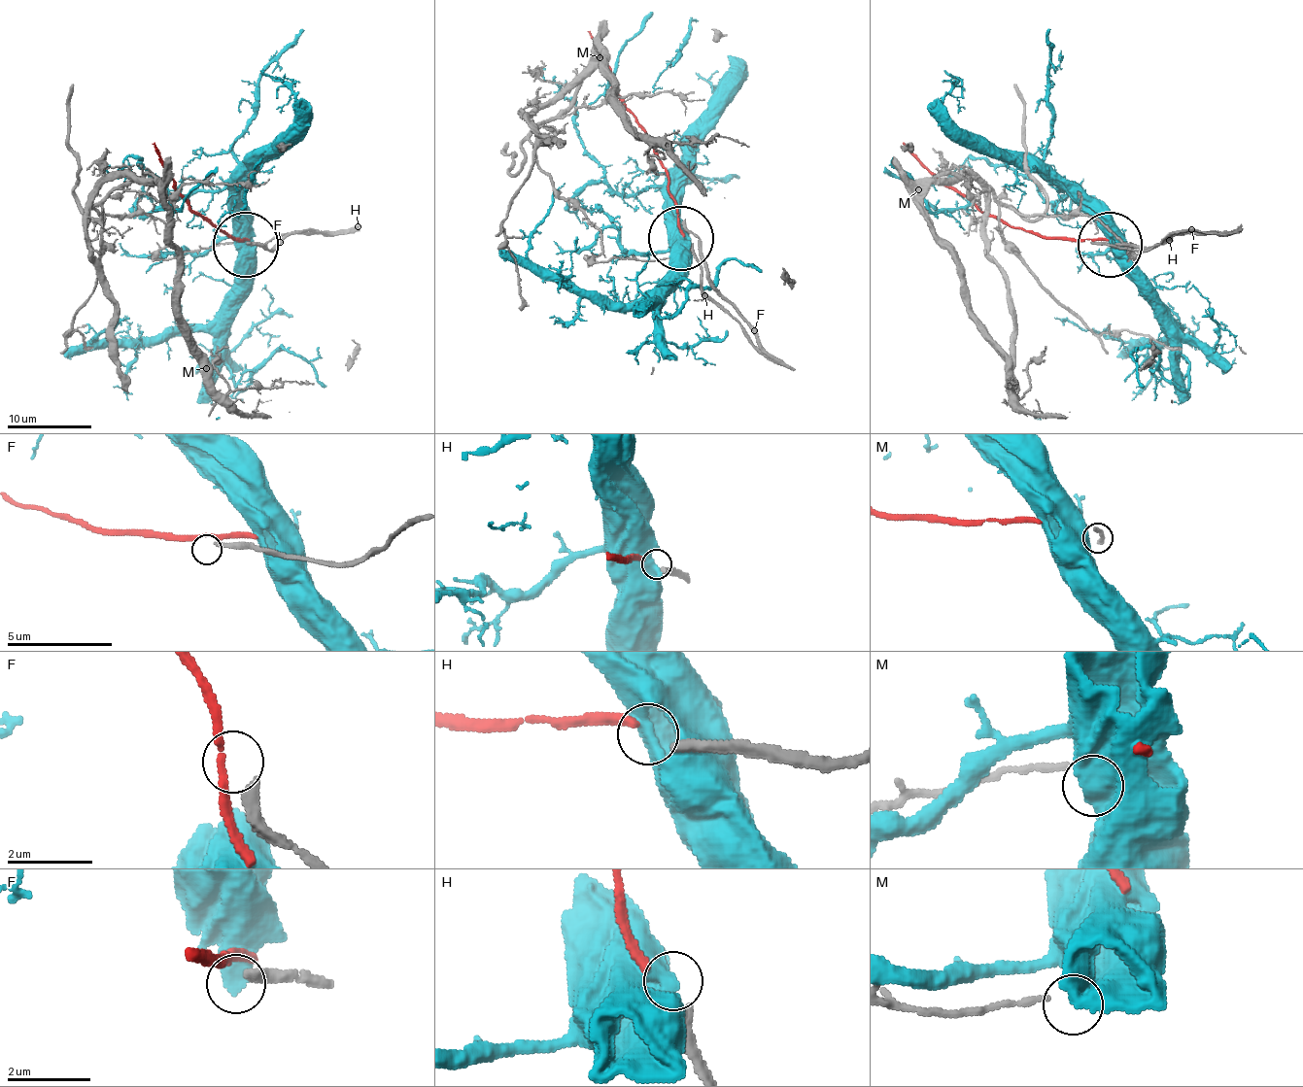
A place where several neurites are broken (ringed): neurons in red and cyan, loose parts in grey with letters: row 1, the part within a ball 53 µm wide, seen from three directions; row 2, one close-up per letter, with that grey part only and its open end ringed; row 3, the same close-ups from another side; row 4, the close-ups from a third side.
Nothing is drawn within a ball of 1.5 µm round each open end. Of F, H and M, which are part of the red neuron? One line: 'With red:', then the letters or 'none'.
With red: H

